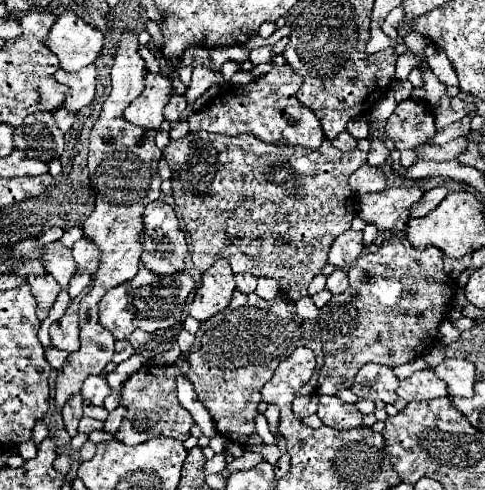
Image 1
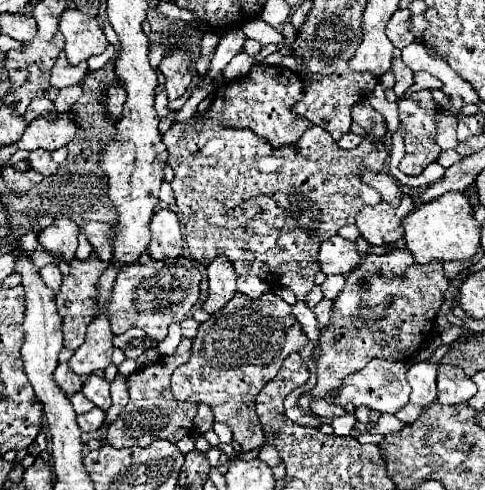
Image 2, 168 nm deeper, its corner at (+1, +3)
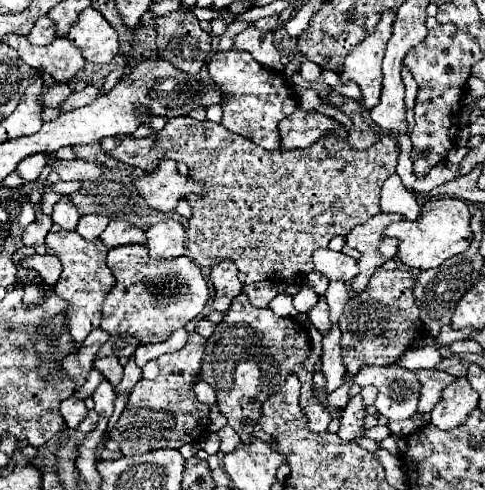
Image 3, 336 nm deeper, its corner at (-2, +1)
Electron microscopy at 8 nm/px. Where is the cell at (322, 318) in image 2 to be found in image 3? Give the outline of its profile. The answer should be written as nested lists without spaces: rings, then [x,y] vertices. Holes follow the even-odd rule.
[[[332,326],[332,330],[322,340],[322,374],[326,378],[328,392],[334,392],[344,384],[346,368],[342,362],[342,348],[340,348],[340,328]]]

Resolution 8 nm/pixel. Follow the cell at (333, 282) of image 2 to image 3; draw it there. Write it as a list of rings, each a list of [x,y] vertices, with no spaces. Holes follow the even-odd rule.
[[[338,280],[338,282],[330,282],[324,298],[326,298],[328,306],[330,306],[330,320],[332,320],[334,324],[338,324],[338,318],[342,316],[342,310],[344,310],[344,306],[346,306],[348,298],[350,298],[348,286],[346,286],[344,282],[340,282],[340,280]]]

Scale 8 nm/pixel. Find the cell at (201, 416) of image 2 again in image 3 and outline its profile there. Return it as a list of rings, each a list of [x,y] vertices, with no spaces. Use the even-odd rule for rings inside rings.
[[[204,380],[196,382],[194,392],[196,392],[196,396],[198,396],[200,400],[204,400],[204,404],[206,404],[206,406],[212,406],[212,404],[216,402],[216,394],[214,394],[212,386],[210,386],[208,382],[204,382]]]

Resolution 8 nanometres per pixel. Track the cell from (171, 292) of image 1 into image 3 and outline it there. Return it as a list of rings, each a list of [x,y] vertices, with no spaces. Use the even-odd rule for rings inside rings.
[[[128,244],[112,248],[106,264],[116,278],[102,308],[100,328],[108,334],[130,334],[138,338],[140,344],[166,342],[174,330],[194,320],[208,302],[208,286],[202,270],[186,256],[152,260],[146,244]]]

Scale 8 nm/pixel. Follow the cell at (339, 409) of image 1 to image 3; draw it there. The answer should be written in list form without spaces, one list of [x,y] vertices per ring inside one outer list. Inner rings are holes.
[[[360,396],[350,398],[348,406],[342,410],[342,422],[340,422],[340,430],[338,436],[342,440],[356,440],[364,436],[364,418],[366,418],[366,404],[362,402]]]

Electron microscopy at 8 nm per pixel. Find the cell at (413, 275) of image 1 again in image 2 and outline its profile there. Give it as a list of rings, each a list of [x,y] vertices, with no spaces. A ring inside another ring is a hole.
[[[405,248],[389,250],[381,256],[369,254],[349,272],[345,288],[333,300],[331,320],[319,334],[321,356],[317,358],[317,384],[313,396],[333,398],[341,382],[373,358],[409,360],[431,336],[435,316],[443,304],[449,280],[443,274],[443,262],[417,264]]]

